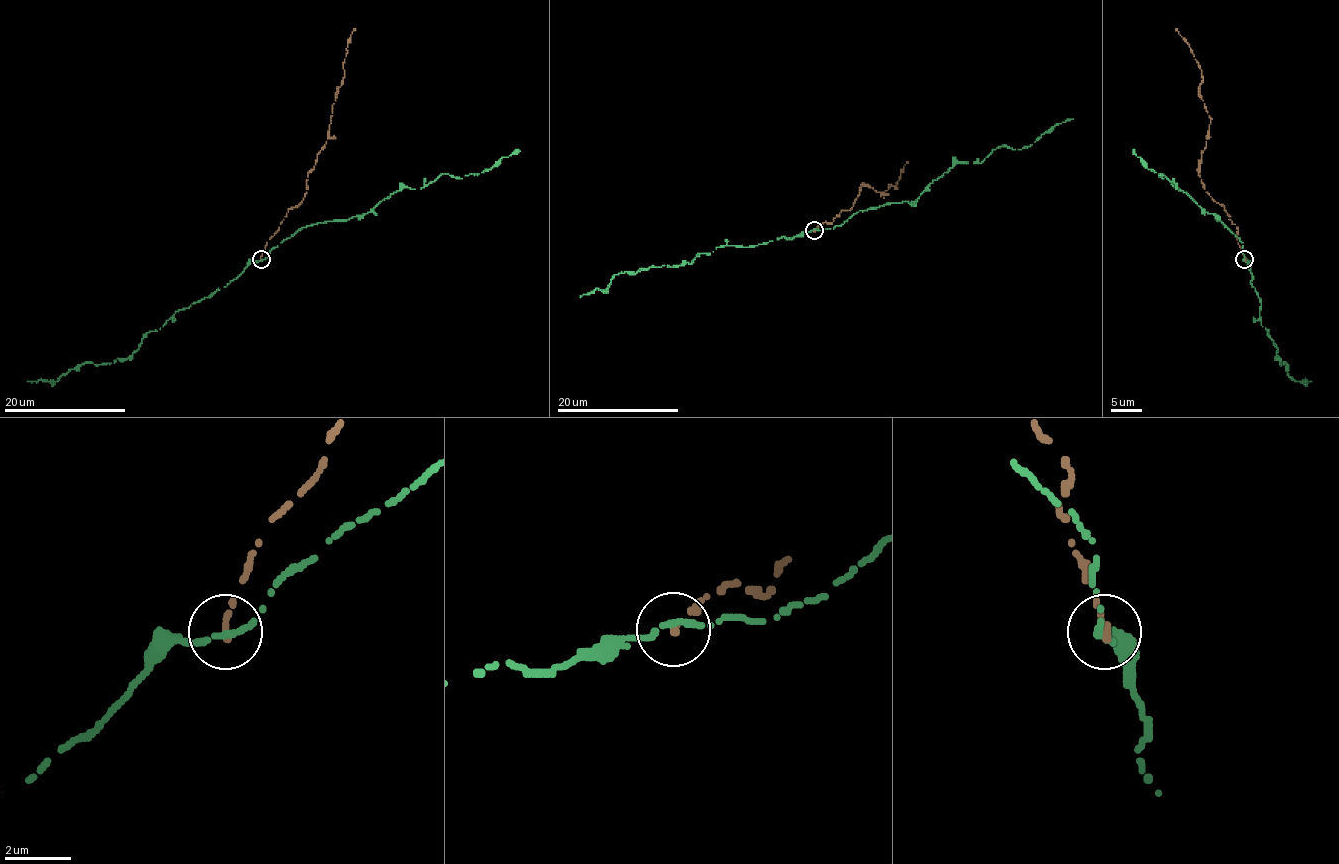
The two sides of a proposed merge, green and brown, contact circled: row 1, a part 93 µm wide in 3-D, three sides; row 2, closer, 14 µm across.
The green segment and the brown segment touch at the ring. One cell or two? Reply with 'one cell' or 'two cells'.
two cells

